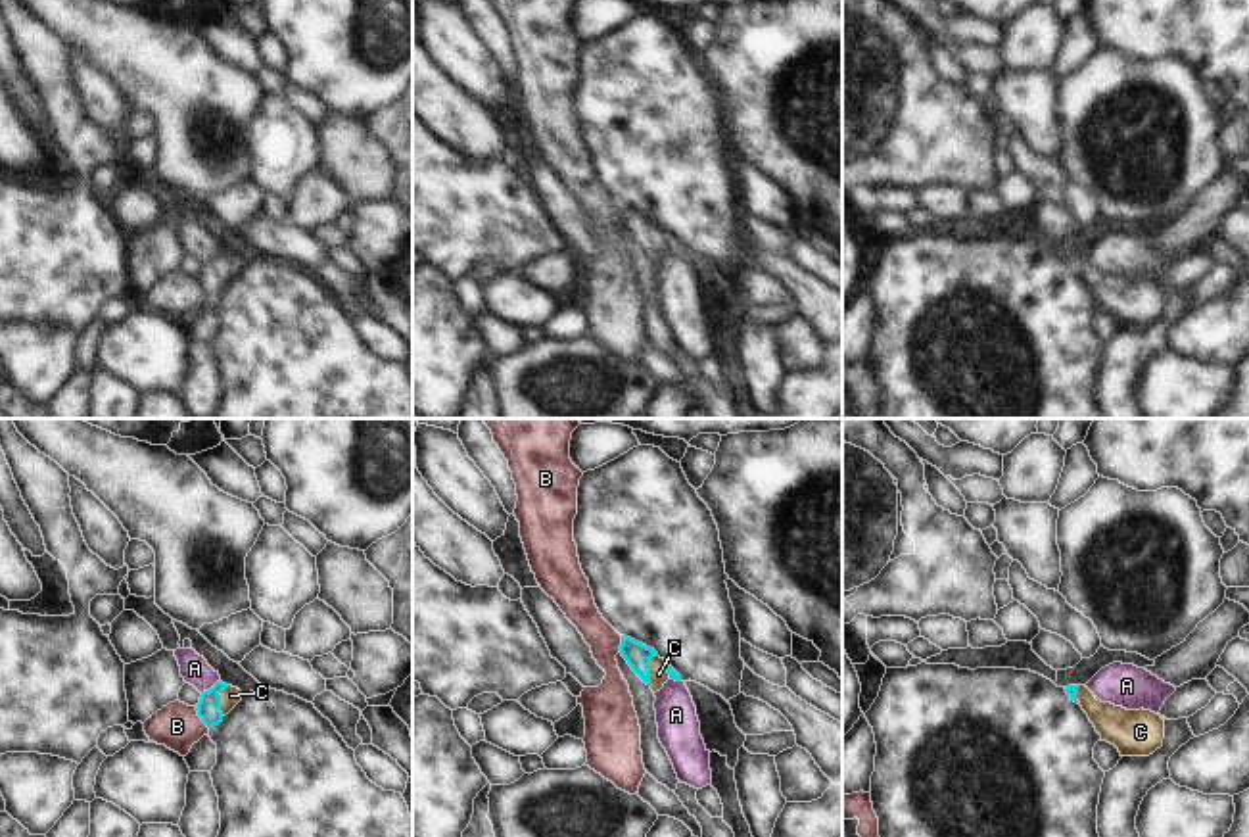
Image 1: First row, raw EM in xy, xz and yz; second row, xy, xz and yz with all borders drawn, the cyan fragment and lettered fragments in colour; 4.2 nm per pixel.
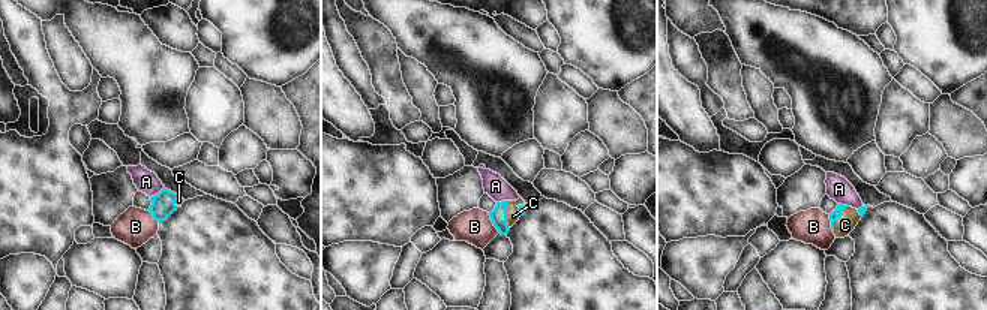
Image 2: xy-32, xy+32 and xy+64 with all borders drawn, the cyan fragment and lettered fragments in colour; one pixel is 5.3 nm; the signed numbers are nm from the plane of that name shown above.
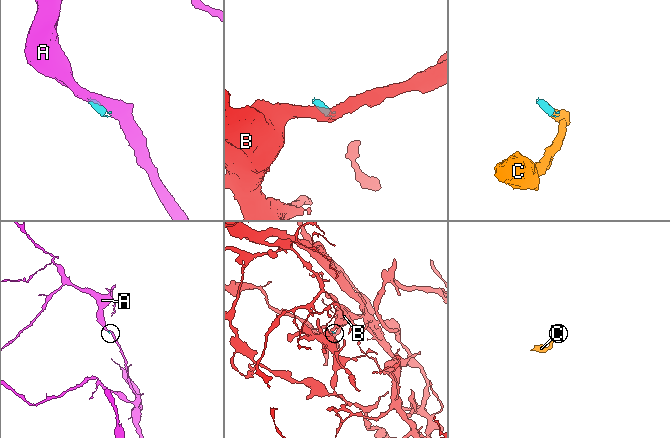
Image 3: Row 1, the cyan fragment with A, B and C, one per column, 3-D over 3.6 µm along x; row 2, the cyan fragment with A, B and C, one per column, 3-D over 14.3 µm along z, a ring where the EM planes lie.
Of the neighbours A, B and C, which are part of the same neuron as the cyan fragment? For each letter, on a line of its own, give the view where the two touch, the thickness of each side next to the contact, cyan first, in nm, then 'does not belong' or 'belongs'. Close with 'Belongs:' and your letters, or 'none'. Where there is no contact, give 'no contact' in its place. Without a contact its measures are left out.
A: xy | 100/120 nm | does not belong
B: xy | 100/200 nm | does not belong
C: xz | 110/80 nm | belongs
Belongs: C

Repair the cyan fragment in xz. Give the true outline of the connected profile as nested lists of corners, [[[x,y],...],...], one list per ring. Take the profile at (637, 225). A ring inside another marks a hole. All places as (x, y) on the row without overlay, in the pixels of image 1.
[[[622,205],[620,223],[652,263],[660,261],[670,248],[681,251],[681,246],[654,219],[631,207]]]

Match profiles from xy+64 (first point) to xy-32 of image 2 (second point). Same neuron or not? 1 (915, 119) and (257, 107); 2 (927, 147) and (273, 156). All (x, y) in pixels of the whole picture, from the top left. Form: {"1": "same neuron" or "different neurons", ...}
{"1": "different neurons", "2": "different neurons"}

